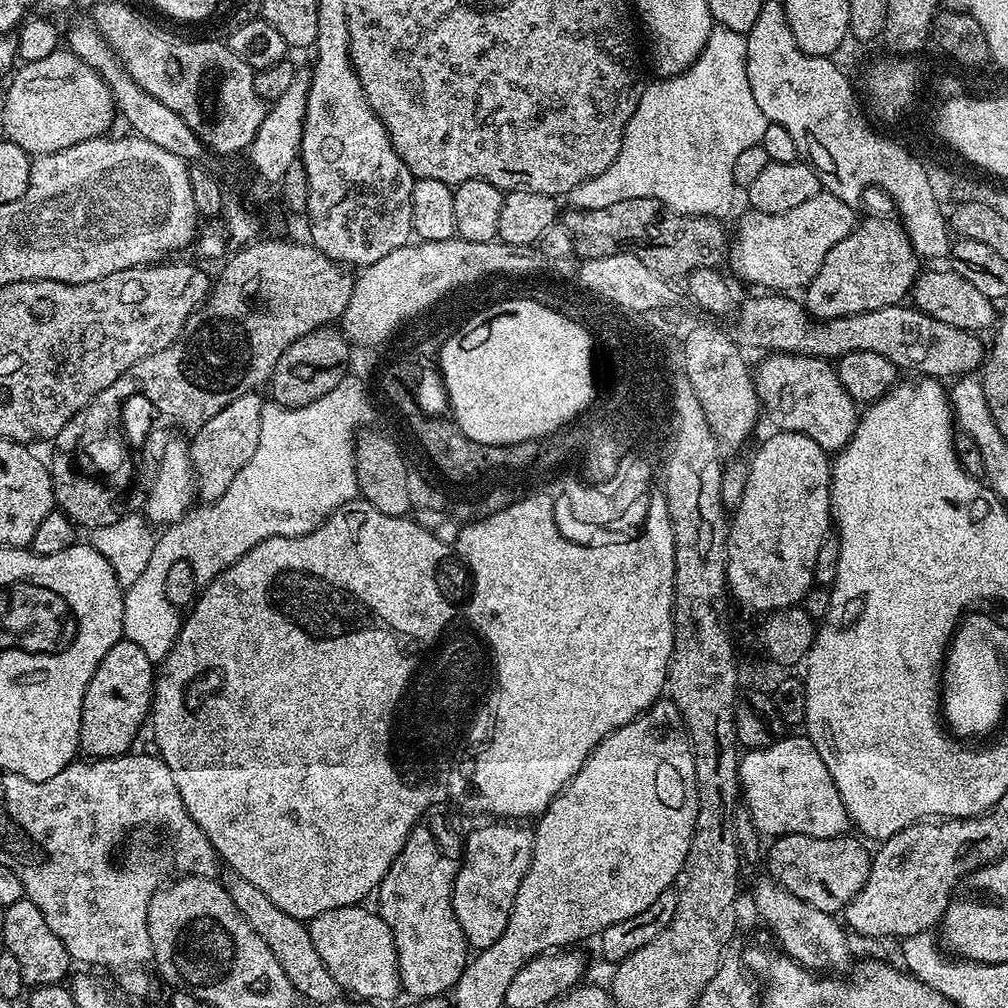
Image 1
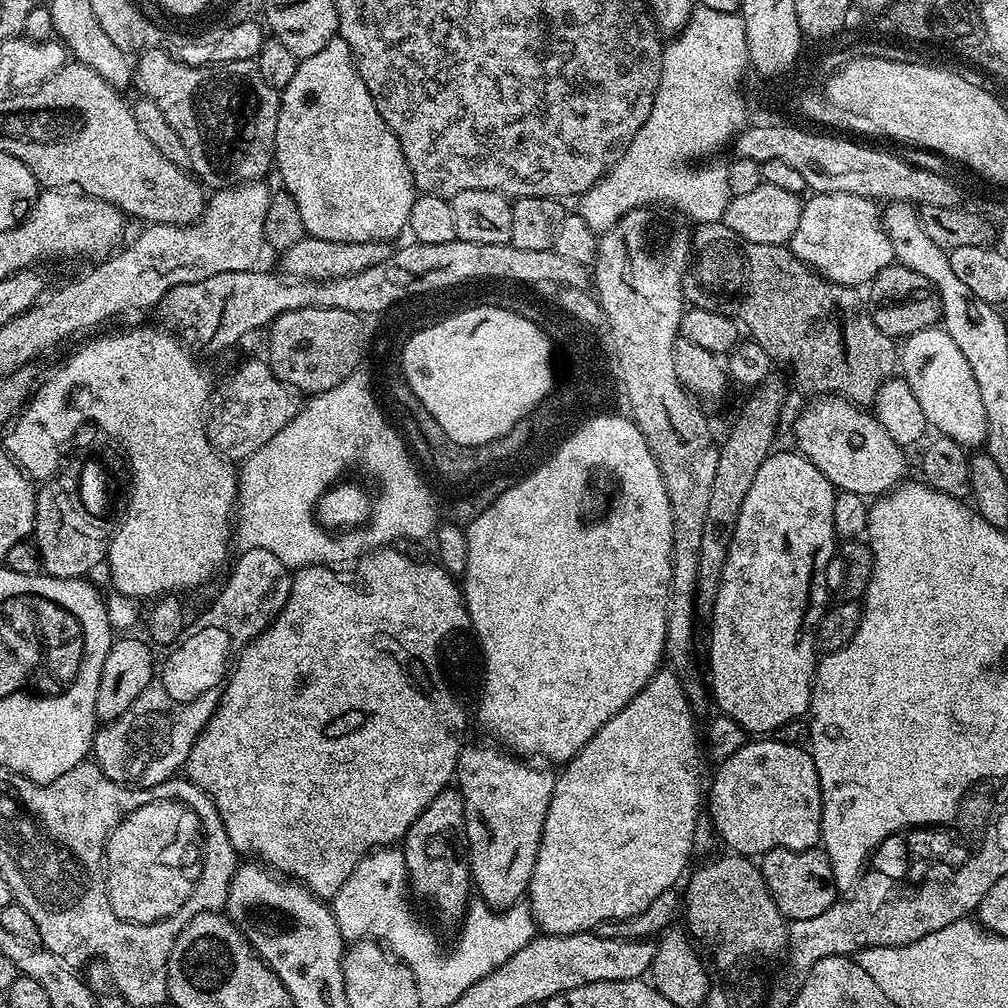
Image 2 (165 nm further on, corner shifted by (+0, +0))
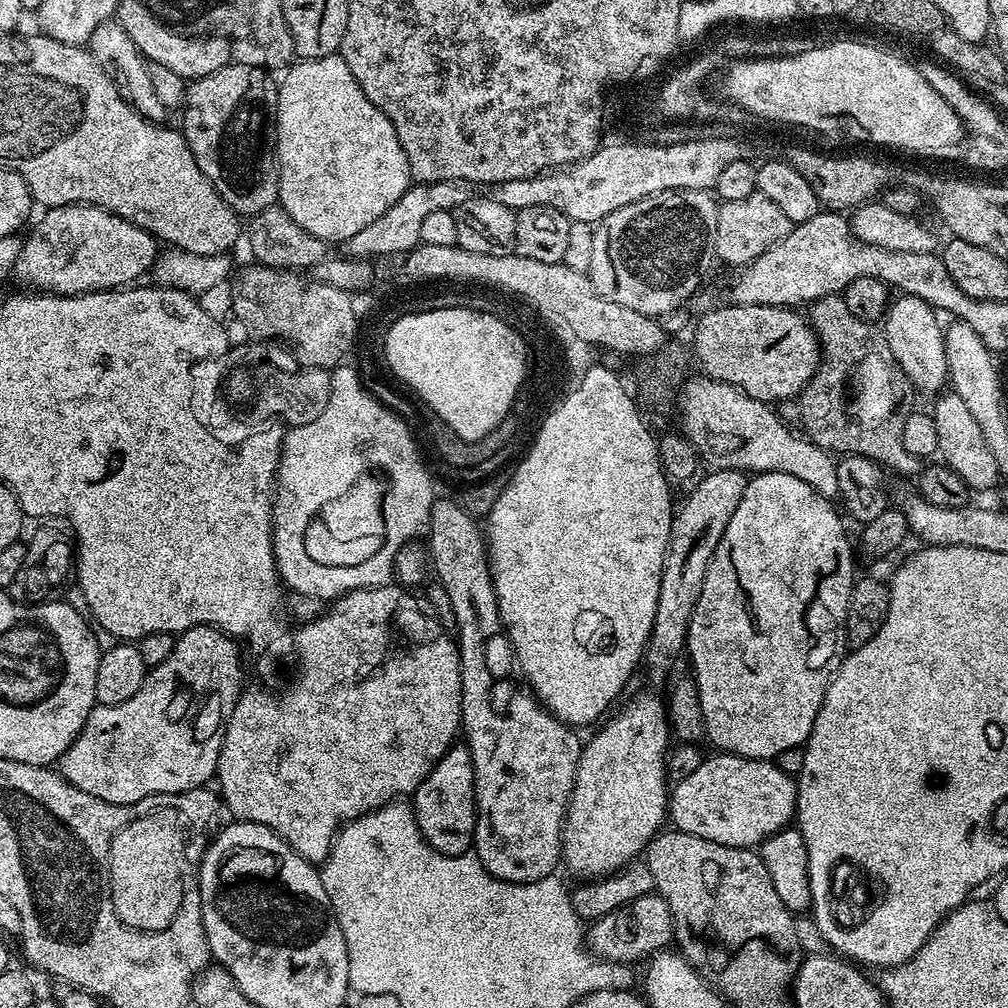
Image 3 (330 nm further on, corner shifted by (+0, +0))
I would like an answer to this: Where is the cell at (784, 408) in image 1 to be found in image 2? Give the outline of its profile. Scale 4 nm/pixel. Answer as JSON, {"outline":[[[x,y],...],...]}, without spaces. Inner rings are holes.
{"outline":[[[820,394],[809,400],[812,401],[792,424],[792,432],[796,435],[795,447],[800,455],[806,456],[810,463],[822,470],[833,488],[875,498],[891,492],[907,477],[904,476],[908,472],[905,449],[886,434],[871,411],[838,395]]]}

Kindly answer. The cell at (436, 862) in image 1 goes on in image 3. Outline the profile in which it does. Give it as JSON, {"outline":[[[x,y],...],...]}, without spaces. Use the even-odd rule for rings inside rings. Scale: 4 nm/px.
{"outline":[[[453,743],[417,786],[410,803],[418,830],[430,847],[447,856],[465,855],[473,847],[476,835],[476,779],[468,747]]]}

